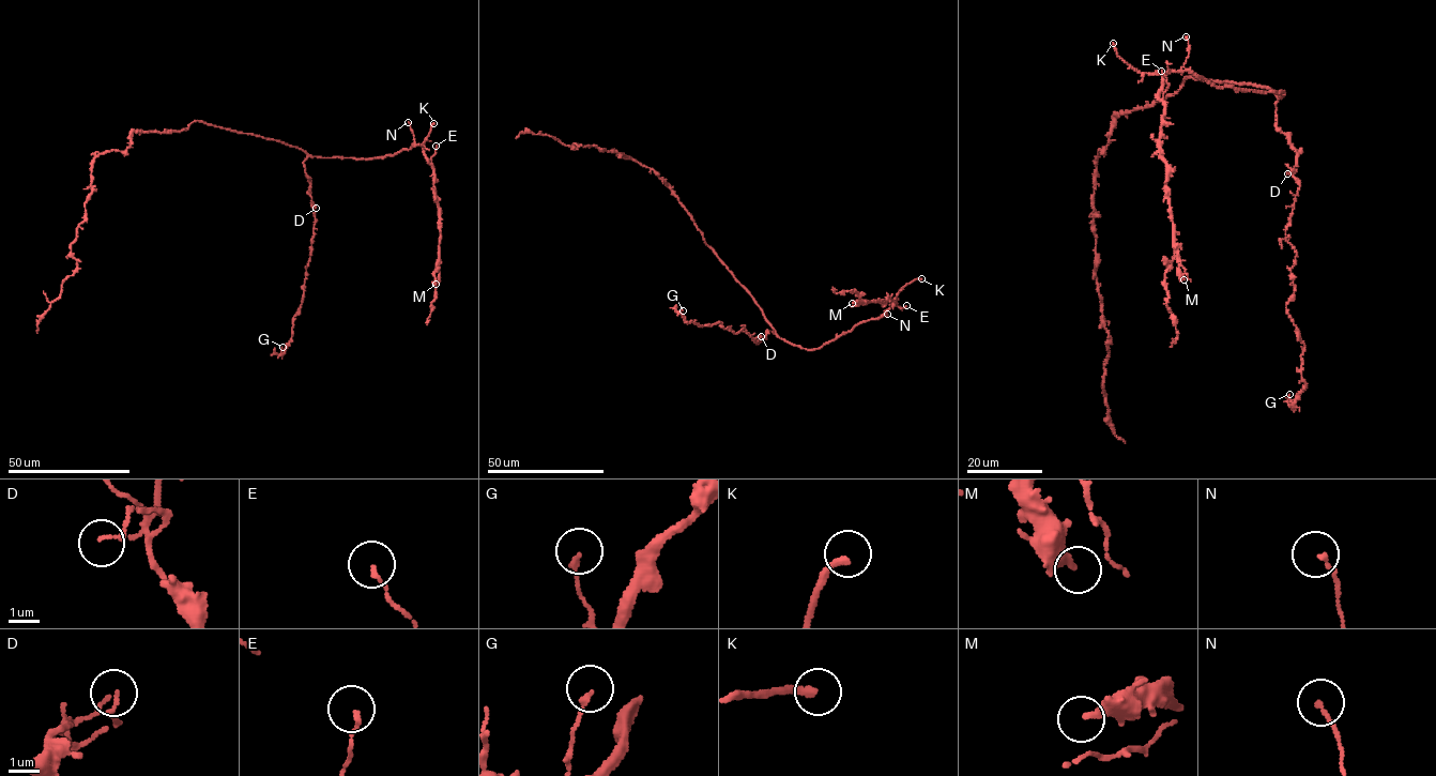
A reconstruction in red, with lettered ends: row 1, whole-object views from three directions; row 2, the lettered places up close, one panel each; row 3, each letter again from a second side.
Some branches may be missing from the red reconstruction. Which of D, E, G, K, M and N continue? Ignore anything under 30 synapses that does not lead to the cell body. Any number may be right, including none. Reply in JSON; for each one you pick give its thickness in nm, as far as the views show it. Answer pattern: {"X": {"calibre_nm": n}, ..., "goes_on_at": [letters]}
{"K": {"calibre_nm": 240}, "goes_on_at": ["K"]}

